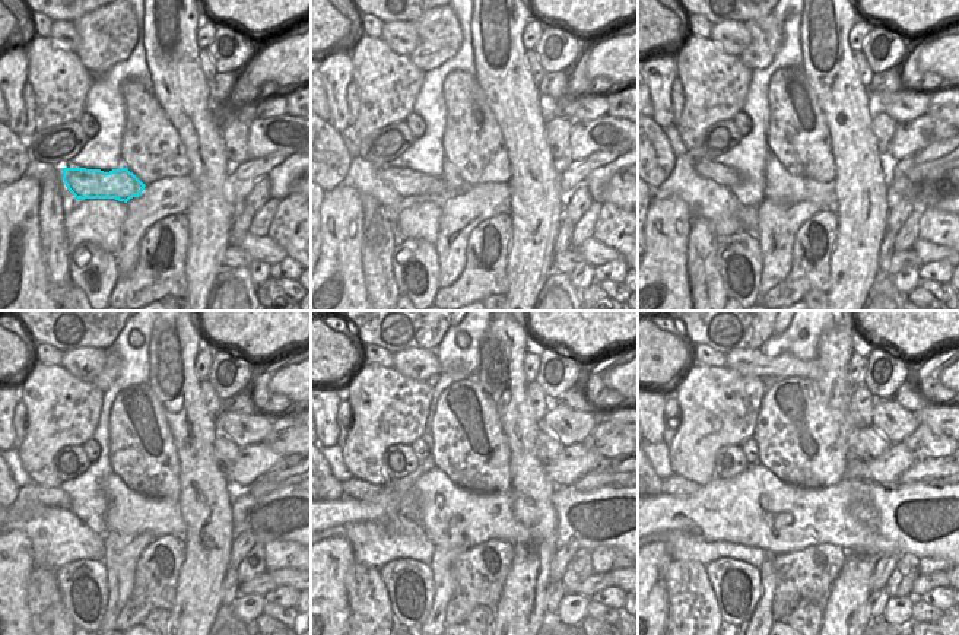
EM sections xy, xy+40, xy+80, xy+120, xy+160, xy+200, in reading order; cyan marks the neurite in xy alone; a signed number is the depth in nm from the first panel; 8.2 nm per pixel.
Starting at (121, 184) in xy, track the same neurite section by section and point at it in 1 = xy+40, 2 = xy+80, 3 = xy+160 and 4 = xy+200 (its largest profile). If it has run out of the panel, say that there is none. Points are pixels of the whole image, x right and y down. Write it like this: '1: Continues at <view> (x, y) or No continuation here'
1: Continues at xy+40 (405, 181)
2: Continues at xy+80 (723, 175)
3: Continues at xy+160 (355, 488)
4: Continues at xy+200 (679, 486).

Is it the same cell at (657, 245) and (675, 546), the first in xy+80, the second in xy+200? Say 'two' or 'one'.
two

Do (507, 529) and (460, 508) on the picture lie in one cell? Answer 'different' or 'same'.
same

